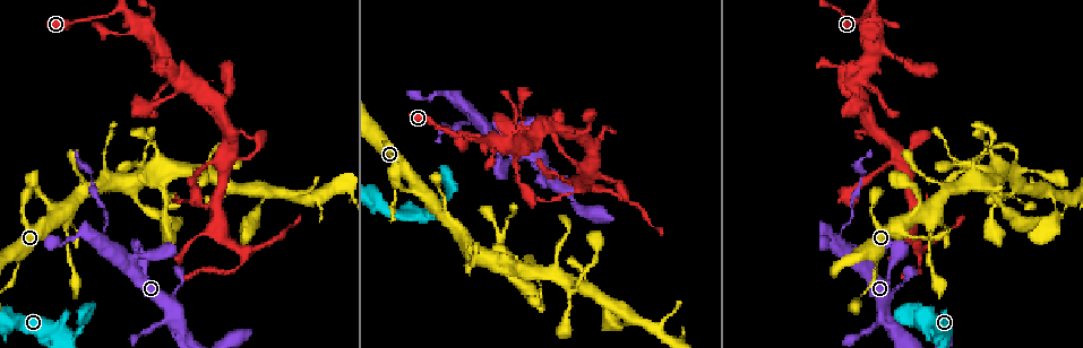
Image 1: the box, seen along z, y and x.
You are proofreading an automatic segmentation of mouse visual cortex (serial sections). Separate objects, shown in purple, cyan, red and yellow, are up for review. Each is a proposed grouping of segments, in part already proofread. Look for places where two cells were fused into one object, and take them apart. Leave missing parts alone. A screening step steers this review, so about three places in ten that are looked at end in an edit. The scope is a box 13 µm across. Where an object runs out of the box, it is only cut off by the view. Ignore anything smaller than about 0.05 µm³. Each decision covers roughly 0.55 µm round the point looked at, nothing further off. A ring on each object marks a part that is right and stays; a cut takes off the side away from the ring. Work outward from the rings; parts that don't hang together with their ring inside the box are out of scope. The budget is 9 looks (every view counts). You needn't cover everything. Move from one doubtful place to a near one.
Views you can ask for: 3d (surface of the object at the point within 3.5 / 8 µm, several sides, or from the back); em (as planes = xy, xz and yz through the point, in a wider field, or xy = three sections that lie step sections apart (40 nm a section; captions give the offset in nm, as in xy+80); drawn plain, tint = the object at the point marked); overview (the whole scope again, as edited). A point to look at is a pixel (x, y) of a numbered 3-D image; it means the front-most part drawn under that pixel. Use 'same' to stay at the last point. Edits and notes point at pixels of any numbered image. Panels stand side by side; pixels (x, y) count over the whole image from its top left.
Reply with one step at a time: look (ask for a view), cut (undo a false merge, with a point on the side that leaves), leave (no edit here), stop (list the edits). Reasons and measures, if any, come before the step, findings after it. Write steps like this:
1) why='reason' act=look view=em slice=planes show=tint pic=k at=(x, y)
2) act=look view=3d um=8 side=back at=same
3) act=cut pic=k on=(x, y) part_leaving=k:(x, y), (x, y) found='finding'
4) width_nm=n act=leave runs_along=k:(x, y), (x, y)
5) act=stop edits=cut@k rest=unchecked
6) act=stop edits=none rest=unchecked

why='three-way junction' act=look view=3d um=3.5 side=back pic=1 at=(167, 195)

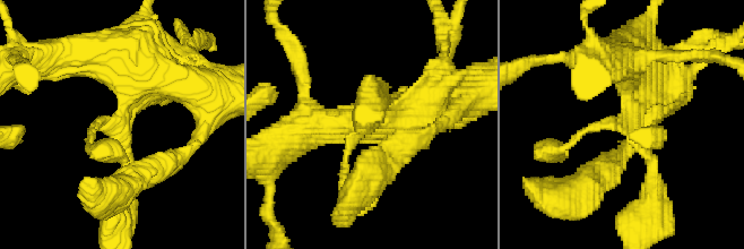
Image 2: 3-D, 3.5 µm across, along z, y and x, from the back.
arms=3 arm_widths_nm=150,200,600 act=look view=em slice=xy step=2 show=tint pic=2 at=(631, 123)

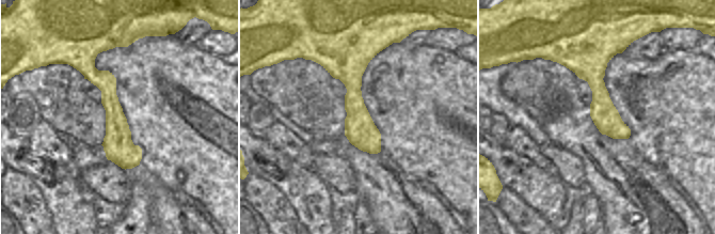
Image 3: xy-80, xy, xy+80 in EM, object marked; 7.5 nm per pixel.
act=leave runs_along=2:(166, 77), (124, 102), (124, 196) found='one cell here'

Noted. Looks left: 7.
why='abrupt turn' act=look view=em slice=planes show=tint pic=1 at=(216, 150)

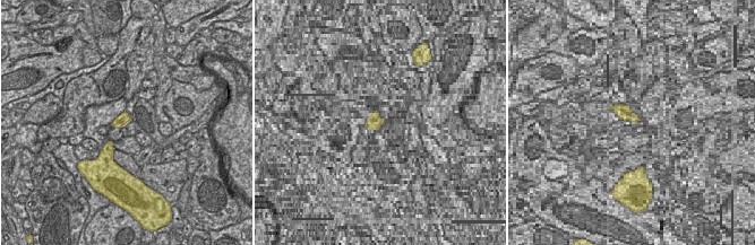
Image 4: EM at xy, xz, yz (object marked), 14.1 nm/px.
act=look view=3d um=3.5 side=back at=same

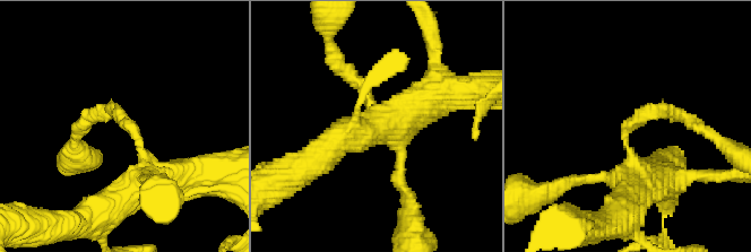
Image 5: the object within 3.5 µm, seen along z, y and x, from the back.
arm_widths_nm=150,400 act=leave runs_along=5:(155, 183), (117, 110), (89, 118) found='continuous, no second cell'

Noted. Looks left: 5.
why='calibre changes' act=look view=3d um=3.5 pic=1 at=(492, 138)

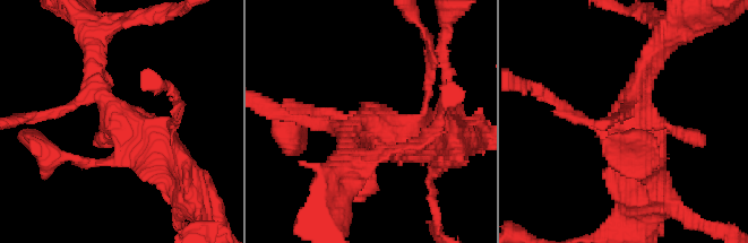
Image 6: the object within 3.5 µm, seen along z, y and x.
act=look view=em slice=planes show=tint pic=6 at=(372, 122)

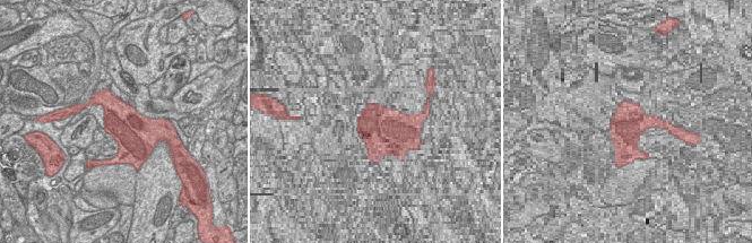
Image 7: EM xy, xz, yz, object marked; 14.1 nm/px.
act=leave runs_along=6:(54, 115), (96, 94), (173, 167) found='continuous, no second cell'

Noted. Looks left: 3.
why='a fork' act=look view=3d um=3.5 pic=1 at=(596, 184)

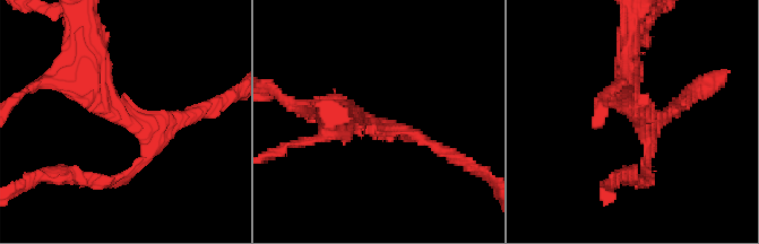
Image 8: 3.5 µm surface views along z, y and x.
arms=3 arm_widths_nm=150,150,300 why='need the tissue' act=look view=em slice=xy step=1 show=tint pic=8 at=(121, 112)

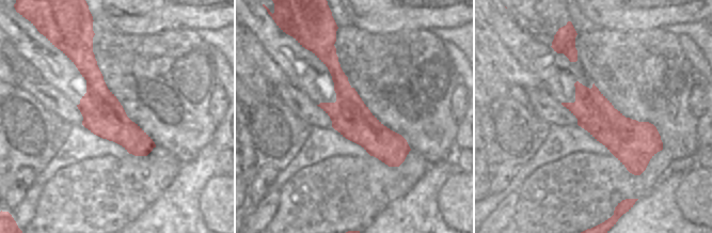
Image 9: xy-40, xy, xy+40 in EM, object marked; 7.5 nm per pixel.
act=leave runs_along=9:(330, 49), (348, 111), (396, 164) found='one cell here'

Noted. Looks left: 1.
act=stop edits=none rest=unchecked

